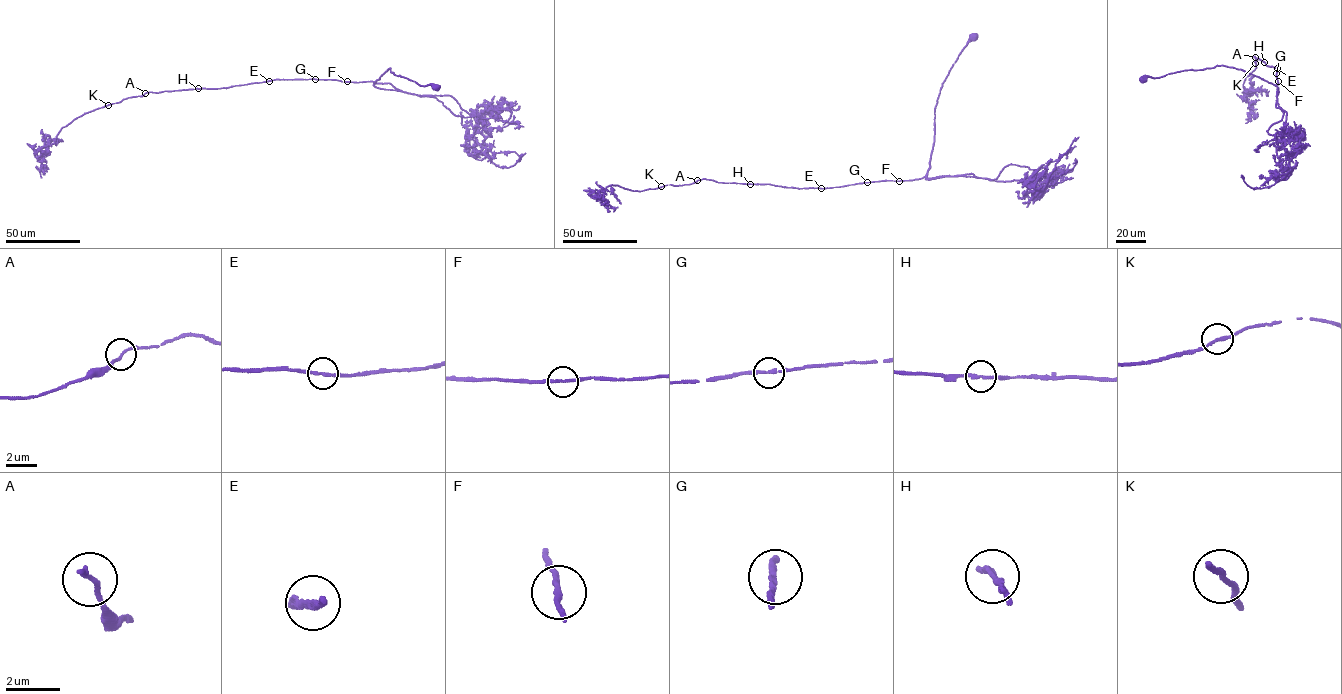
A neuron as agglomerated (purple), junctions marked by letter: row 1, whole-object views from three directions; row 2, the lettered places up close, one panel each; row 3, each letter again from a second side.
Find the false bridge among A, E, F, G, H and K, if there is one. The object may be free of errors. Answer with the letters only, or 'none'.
none

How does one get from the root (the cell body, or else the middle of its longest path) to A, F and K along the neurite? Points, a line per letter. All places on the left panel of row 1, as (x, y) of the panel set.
A: (435, 87), (419, 85), (396, 75), (390, 67), (374, 81), (277, 79), (225, 88), (145, 93)
F: (435, 87), (419, 85), (396, 75), (390, 67), (375, 81), (346, 81)
K: (435, 87), (419, 85), (396, 75), (390, 67), (374, 81), (273, 80), (225, 88), (148, 92), (108, 105)

